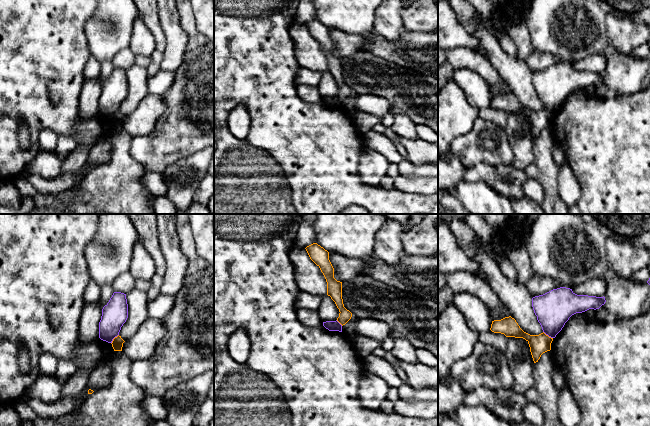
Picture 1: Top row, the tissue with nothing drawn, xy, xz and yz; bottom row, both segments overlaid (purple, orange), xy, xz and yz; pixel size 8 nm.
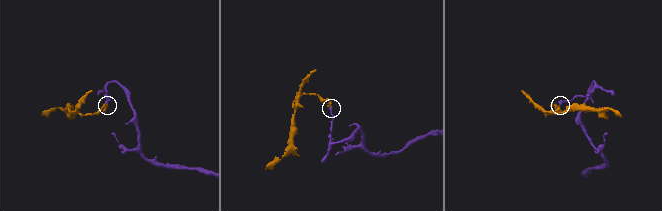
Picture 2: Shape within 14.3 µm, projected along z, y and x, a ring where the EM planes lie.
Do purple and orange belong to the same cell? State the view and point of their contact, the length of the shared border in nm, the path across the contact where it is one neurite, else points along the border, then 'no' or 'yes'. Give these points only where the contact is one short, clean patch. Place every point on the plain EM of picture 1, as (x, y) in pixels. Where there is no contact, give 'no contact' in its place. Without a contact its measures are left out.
contact xy (113, 114); length 100 nm; border xy (118, 110), (111, 119); no

